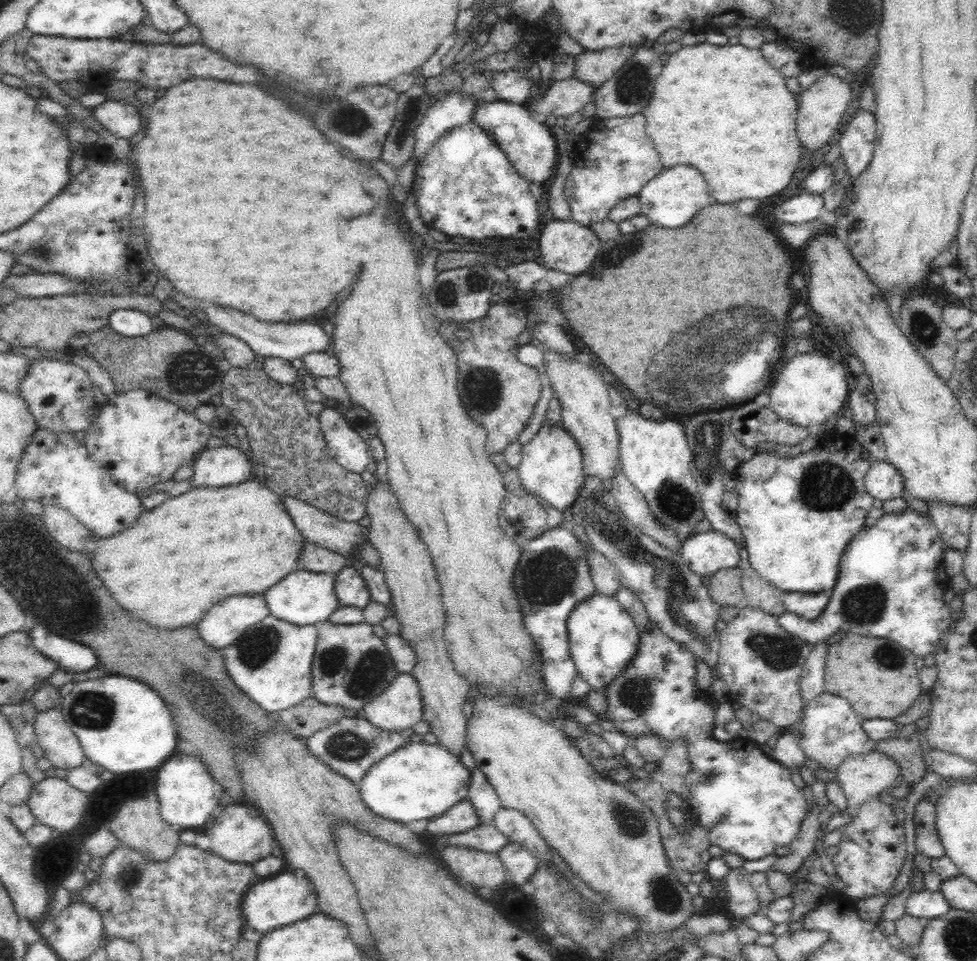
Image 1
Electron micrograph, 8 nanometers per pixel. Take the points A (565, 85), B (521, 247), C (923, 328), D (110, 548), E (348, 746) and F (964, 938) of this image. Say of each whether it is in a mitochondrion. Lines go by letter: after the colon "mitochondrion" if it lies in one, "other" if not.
A: other
B: other
C: mitochondrion
D: other
E: mitochondrion
F: mitochondrion

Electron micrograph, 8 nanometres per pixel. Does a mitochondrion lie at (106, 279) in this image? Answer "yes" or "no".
no

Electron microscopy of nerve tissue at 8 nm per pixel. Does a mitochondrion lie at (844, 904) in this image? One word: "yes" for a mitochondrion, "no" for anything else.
no

